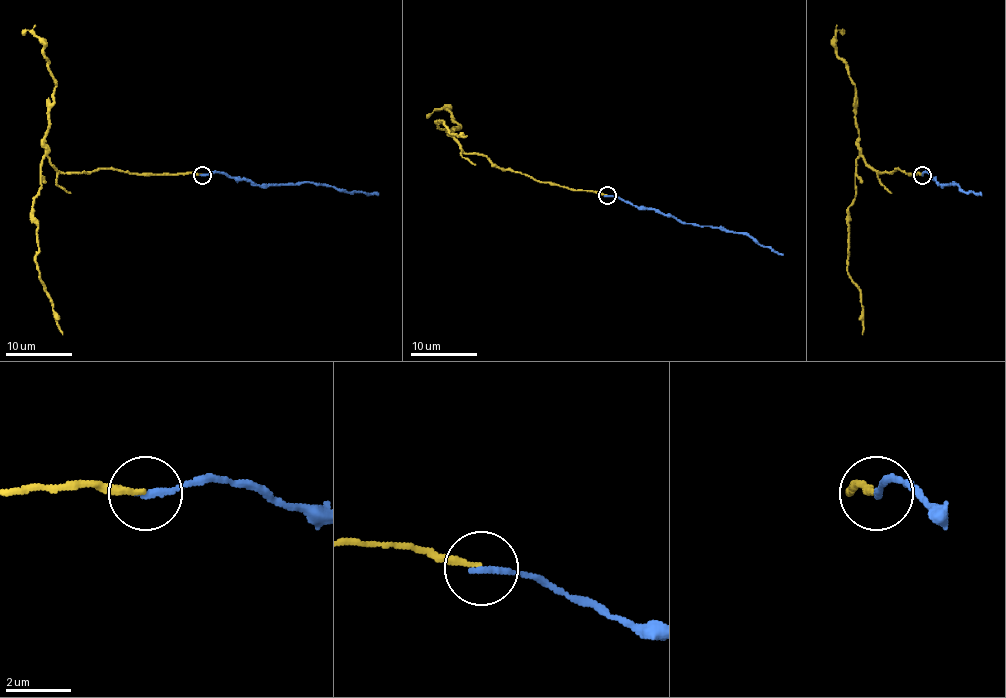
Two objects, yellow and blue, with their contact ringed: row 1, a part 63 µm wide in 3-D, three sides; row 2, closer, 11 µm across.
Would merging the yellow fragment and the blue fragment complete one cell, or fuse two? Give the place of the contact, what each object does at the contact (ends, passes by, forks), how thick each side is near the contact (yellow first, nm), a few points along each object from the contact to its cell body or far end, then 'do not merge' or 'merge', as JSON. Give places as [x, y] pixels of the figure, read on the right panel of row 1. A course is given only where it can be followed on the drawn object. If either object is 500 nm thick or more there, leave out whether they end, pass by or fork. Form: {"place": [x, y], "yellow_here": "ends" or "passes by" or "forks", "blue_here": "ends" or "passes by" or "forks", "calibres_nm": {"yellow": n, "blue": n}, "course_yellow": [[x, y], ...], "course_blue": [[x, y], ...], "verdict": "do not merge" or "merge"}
{"place": [922, 175], "yellow_here": "ends", "blue_here": "ends", "calibres_nm": {"yellow": 190, "blue": 240}, "course_yellow": [[921, 175], [898, 168], [880, 173], [862, 155], [855, 167], [847, 269], [862, 299], [862, 334]], "course_blue": [[921, 175], [925, 172], [940, 185], [953, 182], [959, 188], [981, 195]], "verdict": "merge"}

